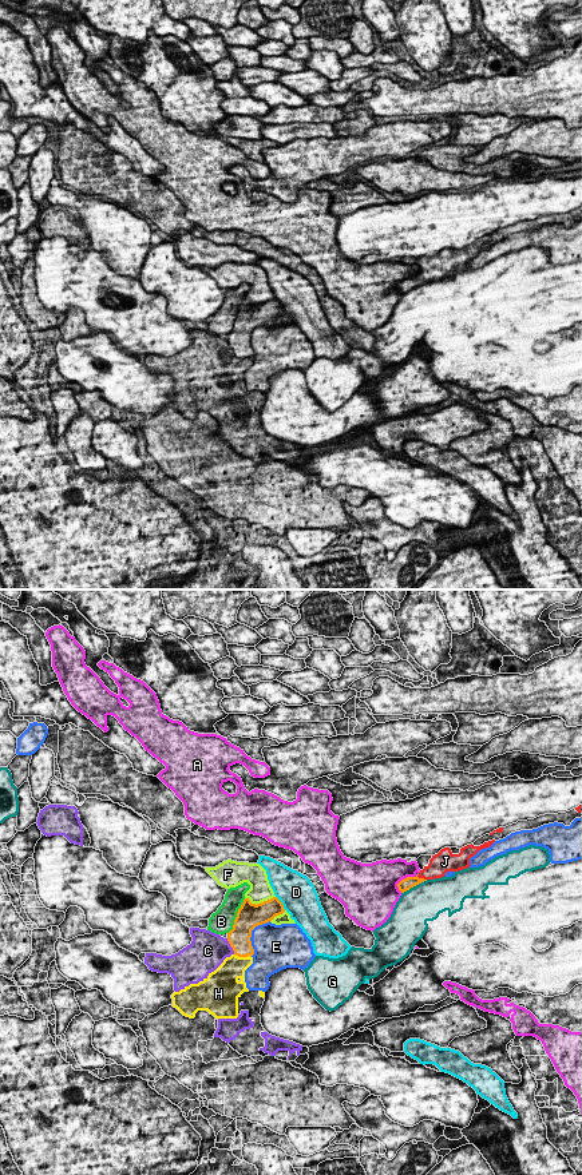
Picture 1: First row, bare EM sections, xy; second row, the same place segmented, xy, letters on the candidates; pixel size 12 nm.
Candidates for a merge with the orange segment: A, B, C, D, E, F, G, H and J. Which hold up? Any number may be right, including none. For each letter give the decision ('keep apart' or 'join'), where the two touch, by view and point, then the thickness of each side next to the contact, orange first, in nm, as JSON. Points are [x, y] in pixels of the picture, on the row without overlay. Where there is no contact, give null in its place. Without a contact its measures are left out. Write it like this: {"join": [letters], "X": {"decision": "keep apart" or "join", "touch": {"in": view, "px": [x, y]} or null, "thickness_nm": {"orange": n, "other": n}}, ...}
{"join": ["J"], "A": {"decision": "keep apart", "touch": {"in": "xy", "px": [404, 280]}, "thickness_nm": {"orange": 140, "other": 380}}, "B": {"decision": "keep apart", "touch": {"in": "xy", "px": [237, 317]}, "thickness_nm": {"orange": 300, "other": 280}}, "C": {"decision": "keep apart", "touch": {"in": "xy", "px": [230, 346]}, "thickness_nm": {"orange": 280, "other": 400}}, "D": {"decision": "keep apart", "touch": {"in": "xy", "px": [281, 304]}, "thickness_nm": {"orange": 240, "other": 440}}, "E": {"decision": "keep apart", "touch": {"in": "xy", "px": [250, 336]}, "thickness_nm": {"orange": 300, "other": 420}}, "F": {"decision": "keep apart", "touch": {"in": "xy", "px": [261, 304]}, "thickness_nm": {"orange": 300, "other": 260}}, "G": {"decision": "keep apart", "touch": {"in": "xy", "px": [414, 286]}, "thickness_nm": {"orange": 140, "other": 460}}, "H": {"decision": "keep apart", "touch": {"in": "xy", "px": [242, 357]}, "thickness_nm": {"orange": 280, "other": 280}}, "J": {"decision": "join", "touch": {"in": "xy", "px": [422, 280]}, "thickness_nm": {"orange": 140, "other": 240}}}

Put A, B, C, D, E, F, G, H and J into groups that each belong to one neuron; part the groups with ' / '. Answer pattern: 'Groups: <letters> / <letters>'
Groups: A / B / C H / D / E / F / G / J

